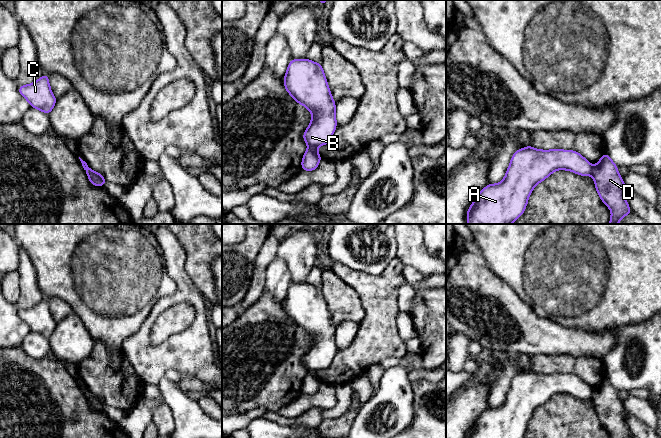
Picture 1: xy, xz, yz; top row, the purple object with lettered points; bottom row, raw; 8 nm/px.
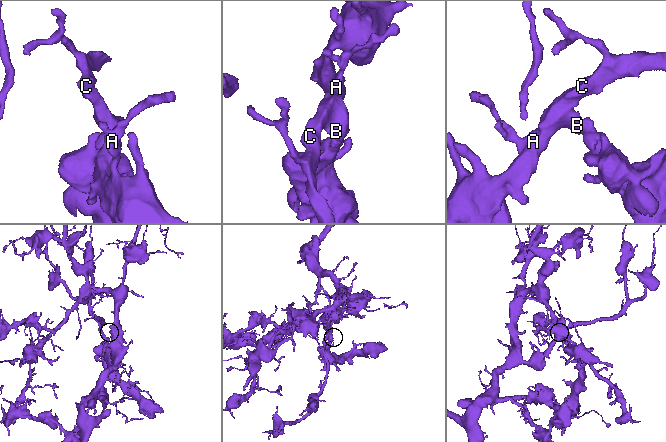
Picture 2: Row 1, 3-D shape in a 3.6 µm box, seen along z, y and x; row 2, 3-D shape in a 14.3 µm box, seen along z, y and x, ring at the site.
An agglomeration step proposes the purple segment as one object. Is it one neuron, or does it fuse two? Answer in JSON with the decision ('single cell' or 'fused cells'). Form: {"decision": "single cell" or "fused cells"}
{"decision": "fused cells"}

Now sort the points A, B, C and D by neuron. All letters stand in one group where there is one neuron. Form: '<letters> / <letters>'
A B C / D

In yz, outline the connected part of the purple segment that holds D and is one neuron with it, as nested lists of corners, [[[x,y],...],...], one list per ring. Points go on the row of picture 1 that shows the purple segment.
[[[607,152],[593,167],[595,188],[602,202],[611,210],[609,224],[618,224],[626,215],[633,213],[625,199],[625,183]]]

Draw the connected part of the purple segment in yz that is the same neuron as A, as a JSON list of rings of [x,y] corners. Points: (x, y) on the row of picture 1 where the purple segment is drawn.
[[[526,146],[511,158],[504,179],[498,184],[489,183],[483,188],[467,210],[467,224],[512,224],[524,212],[534,187],[556,170],[568,170],[581,176],[592,175],[593,166],[574,150],[539,150]]]

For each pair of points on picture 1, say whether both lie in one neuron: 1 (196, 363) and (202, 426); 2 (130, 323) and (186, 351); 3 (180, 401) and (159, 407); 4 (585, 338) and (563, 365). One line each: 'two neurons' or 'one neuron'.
1: two neurons
2: two neurons
3: two neurons
4: two neurons

